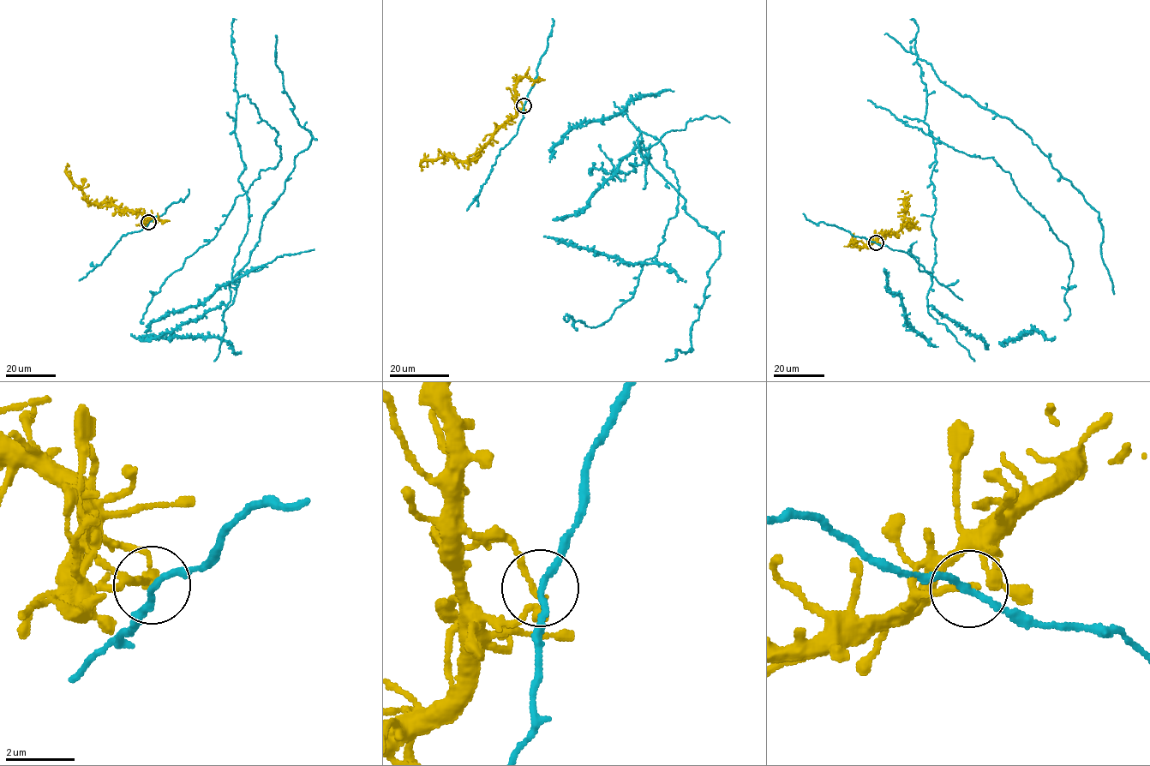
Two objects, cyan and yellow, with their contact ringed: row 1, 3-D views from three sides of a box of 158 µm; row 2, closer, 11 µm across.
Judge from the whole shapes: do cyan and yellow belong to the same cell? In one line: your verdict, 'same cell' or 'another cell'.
another cell

